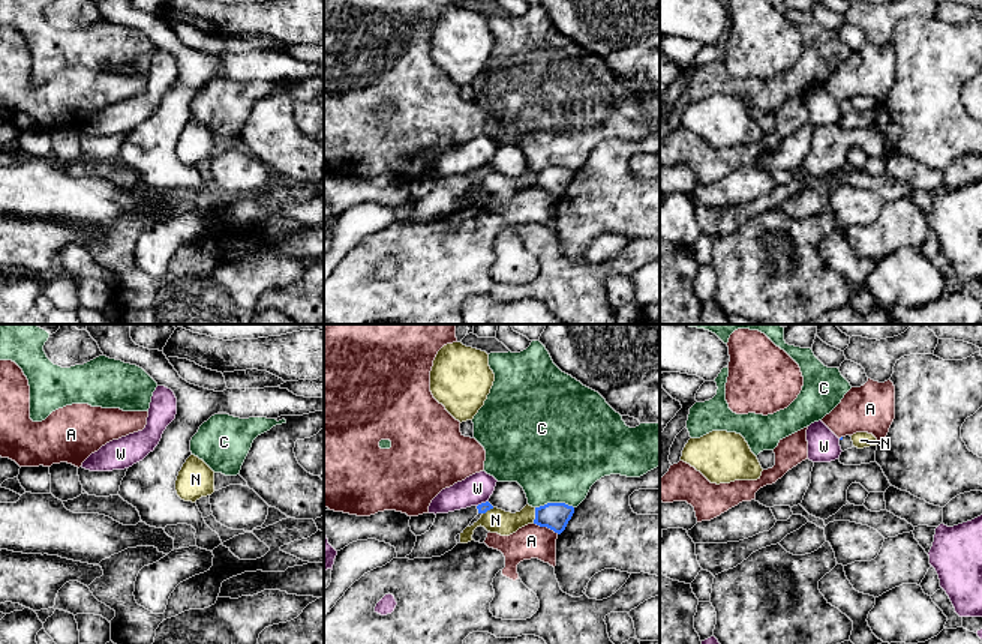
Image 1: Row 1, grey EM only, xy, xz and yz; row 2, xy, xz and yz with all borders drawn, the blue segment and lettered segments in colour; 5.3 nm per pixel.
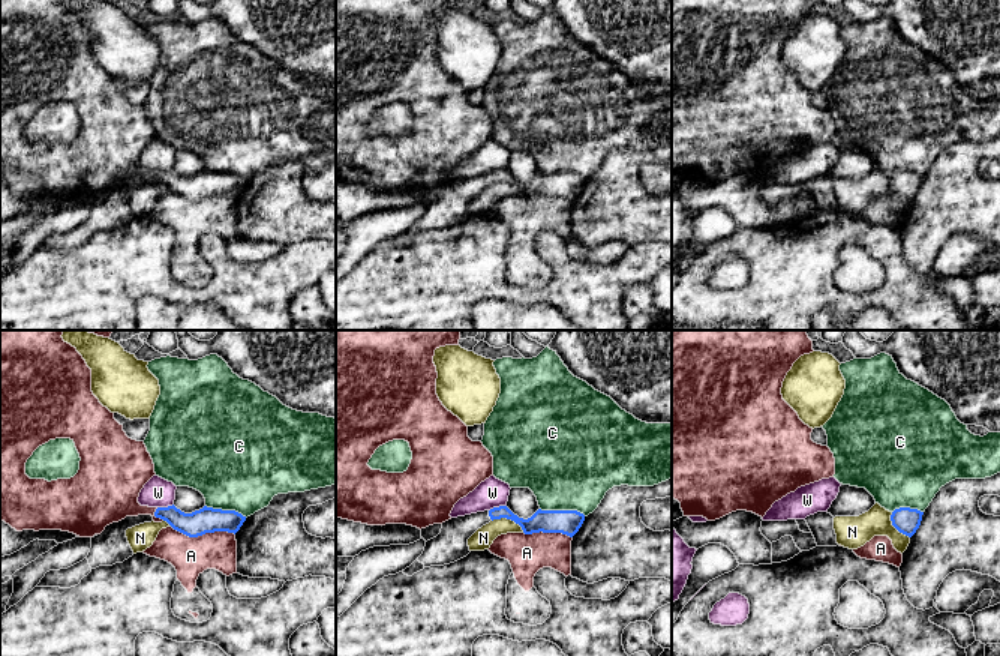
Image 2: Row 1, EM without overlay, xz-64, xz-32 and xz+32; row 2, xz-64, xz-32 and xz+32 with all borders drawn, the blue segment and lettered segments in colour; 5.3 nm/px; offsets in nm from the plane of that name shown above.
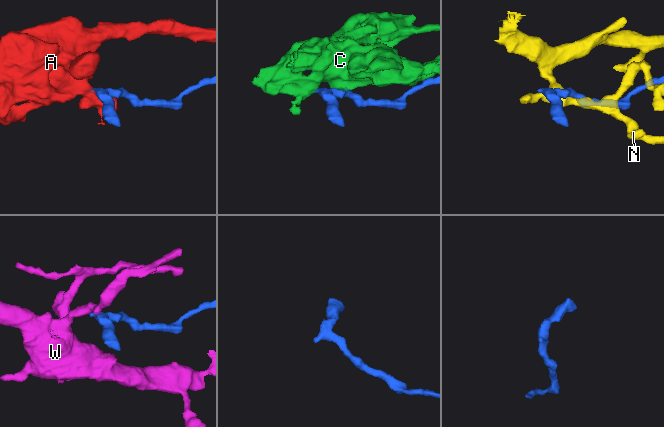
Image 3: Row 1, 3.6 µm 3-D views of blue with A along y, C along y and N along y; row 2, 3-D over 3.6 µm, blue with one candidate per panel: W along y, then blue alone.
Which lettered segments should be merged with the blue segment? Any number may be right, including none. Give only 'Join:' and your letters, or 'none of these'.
Join: none of these

